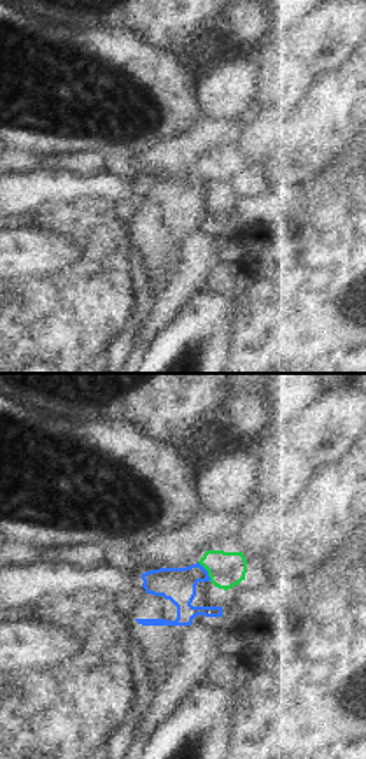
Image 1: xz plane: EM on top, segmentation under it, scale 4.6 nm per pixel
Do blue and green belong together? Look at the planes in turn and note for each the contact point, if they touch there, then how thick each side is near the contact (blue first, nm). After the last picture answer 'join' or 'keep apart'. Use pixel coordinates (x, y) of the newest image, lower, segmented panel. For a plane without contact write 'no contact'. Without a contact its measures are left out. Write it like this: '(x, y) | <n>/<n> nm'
(207, 572) | 160/160 nm

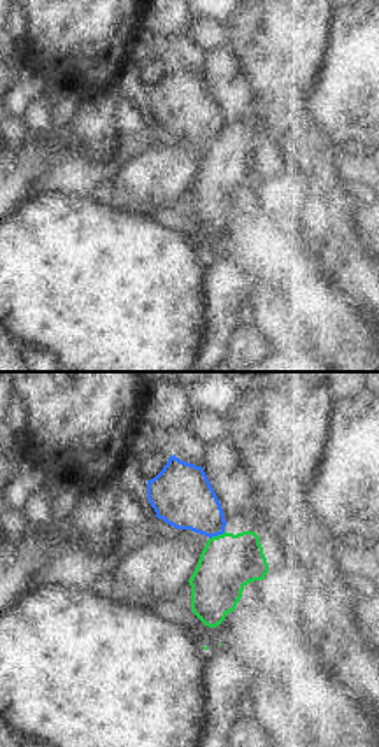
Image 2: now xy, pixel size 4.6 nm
(216, 535) | 280/260 nm

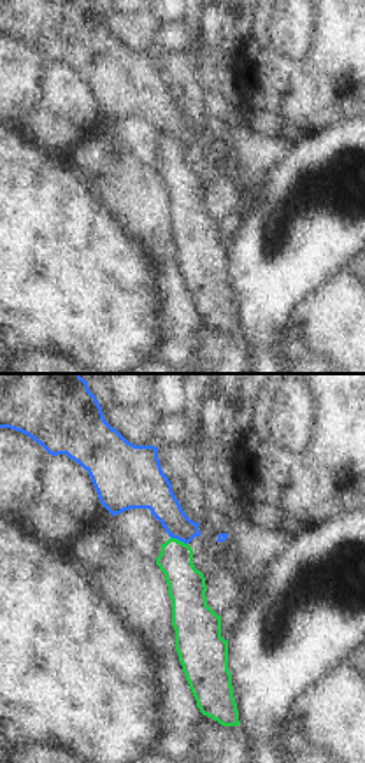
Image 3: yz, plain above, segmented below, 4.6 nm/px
(179, 539) | 170/180 nm

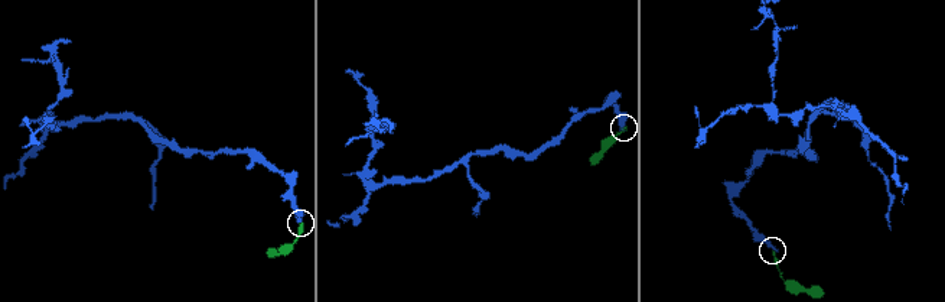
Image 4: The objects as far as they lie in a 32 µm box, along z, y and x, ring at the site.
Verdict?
keep apart

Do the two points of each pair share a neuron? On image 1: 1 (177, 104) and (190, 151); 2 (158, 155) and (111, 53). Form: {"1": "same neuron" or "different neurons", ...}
{"1": "different neurons", "2": "different neurons"}

